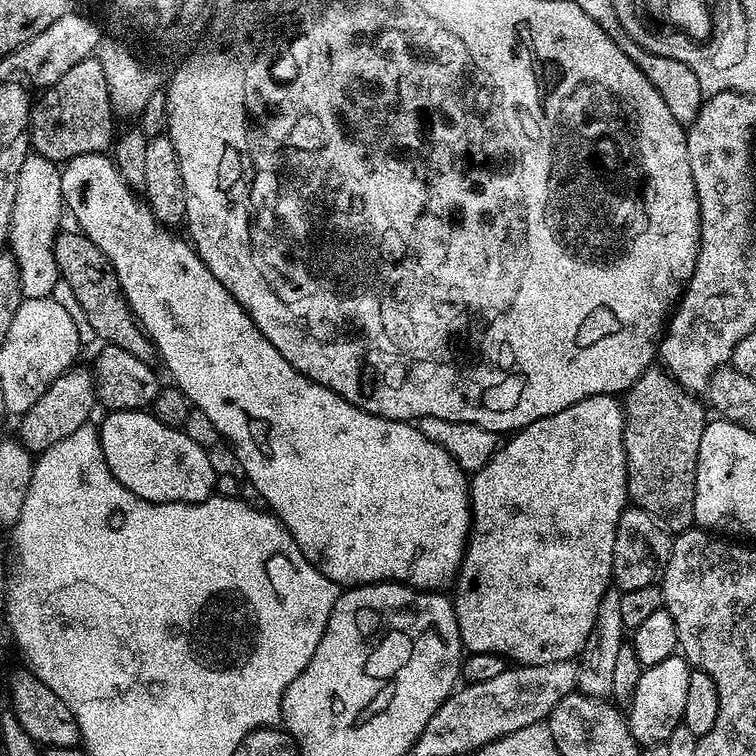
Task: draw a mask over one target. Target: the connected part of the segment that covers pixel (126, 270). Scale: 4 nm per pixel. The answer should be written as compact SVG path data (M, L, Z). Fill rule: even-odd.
M103 155L80 156L65 163L60 176L64 202L67 211L69 213L72 211L72 216L74 219L76 219L75 227L79 229L79 231L83 232L86 238L90 238L90 242L94 242L94 246L98 246L98 250L102 250L102 254L106 254L106 258L110 262L110 266L114 270L114 274L118 278L118 282L122 286L124 297L130 306L130 310L135 314L137 322L140 323L140 326L144 329L146 335L151 338L152 344L156 348L159 363L161 365L164 363L165 366L168 367L168 372L170 375L172 375L171 383L175 385L175 387L178 387L184 391L186 398L192 403L195 411L206 414L206 418L210 418L210 422L214 422L214 426L218 426L221 437L223 437L223 439L226 441L226 444L228 440L229 446L232 447L232 452L234 455L236 455L236 460L238 463L240 463L241 470L248 475L248 480L253 484L254 487L256 487L257 494L264 496L265 502L269 504L265 505L267 505L275 516L283 522L288 533L294 538L294 542L298 542L298 546L302 550L304 557L306 557L307 560L309 560L314 567L319 570L319 572L326 574L326 578L330 578L334 583L336 583L337 586L359 586L362 584L395 582L398 584L409 584L411 588L423 588L425 590L447 589L449 584L444 581L444 568L412 568L412 524L396 524L396 468L404 468L404 464L412 464L412 431L417 427L417 425L407 420L387 420L381 416L370 414L366 409L354 406L349 400L344 400L339 394L337 394L337 392L331 392L331 390L326 386L316 384L310 377L304 376L294 366L290 366L290 362L286 362L286 358L276 355L274 346L267 338L264 337L262 333L260 333L258 326L250 317L248 317L244 307L241 306L240 303L230 295L230 293L226 290L226 286L222 286L222 282L218 282L218 278L214 278L214 274L210 274L210 270L206 266L206 262L202 262L202 258L196 252L195 247L193 247L193 245L189 243L189 241L185 239L183 235L181 235L182 237L176 236L180 234L173 234L171 231L169 231L169 229L165 228L164 225L156 221L156 215L152 213L150 206L143 199L141 199L137 193L133 192L132 187L125 182L125 180L122 178L122 174L118 171L115 163L113 163L111 159L105 158Z

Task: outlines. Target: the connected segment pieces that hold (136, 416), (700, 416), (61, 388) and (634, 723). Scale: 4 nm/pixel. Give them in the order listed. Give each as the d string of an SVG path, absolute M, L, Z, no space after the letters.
M115 410L107 413L101 424L98 424L100 434L100 445L102 454L106 458L106 466L138 498L149 500L155 504L200 504L213 495L216 484L216 472L212 469L212 460L209 449L198 446L198 442L190 442L190 438L183 430L171 428L148 410L137 410L135 412L117 412Z
M656 366L642 373L622 396L631 503L650 513L657 526L669 534L679 534L694 524L698 446L706 423L704 408L696 399L684 385Z
M73 367L60 375L50 387L46 394L42 396L19 419L20 432L18 438L34 454L44 452L50 446L62 438L74 434L84 424L89 423L92 410L97 407L96 383L93 373L88 369Z
M673 654L657 665L645 667L638 678L634 698L626 708L628 728L637 744L659 746L670 738L674 728L684 719L686 710L686 686L690 665L683 655Z

